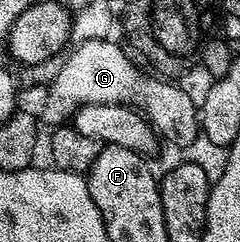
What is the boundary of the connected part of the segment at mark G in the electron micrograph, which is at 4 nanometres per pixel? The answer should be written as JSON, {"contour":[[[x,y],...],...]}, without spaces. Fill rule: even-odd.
{"contour":[[[112,38],[84,41],[75,47],[76,50],[73,53],[70,52],[67,55],[67,60],[63,69],[61,69],[61,73],[46,88],[46,100],[42,114],[40,113],[41,119],[50,123],[50,126],[58,126],[65,123],[75,113],[77,107],[86,103],[118,103],[120,105],[129,105],[142,111],[155,128],[162,130],[163,137],[166,140],[168,138],[177,148],[183,148],[191,144],[200,134],[200,112],[198,107],[190,100],[190,96],[183,92],[180,86],[173,81],[151,73],[148,73],[149,75],[144,74],[132,62],[125,50],[114,41],[115,39]]]}

